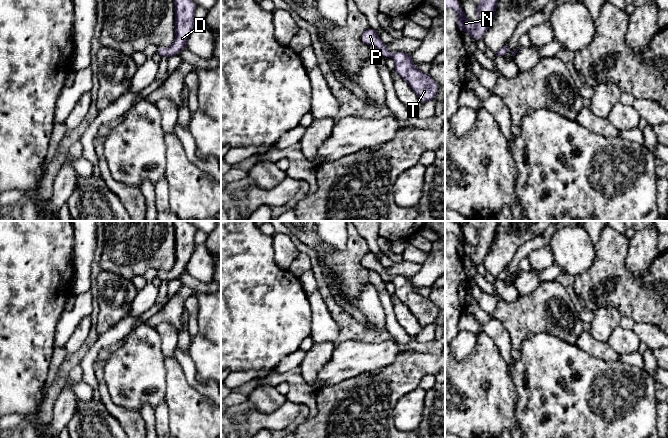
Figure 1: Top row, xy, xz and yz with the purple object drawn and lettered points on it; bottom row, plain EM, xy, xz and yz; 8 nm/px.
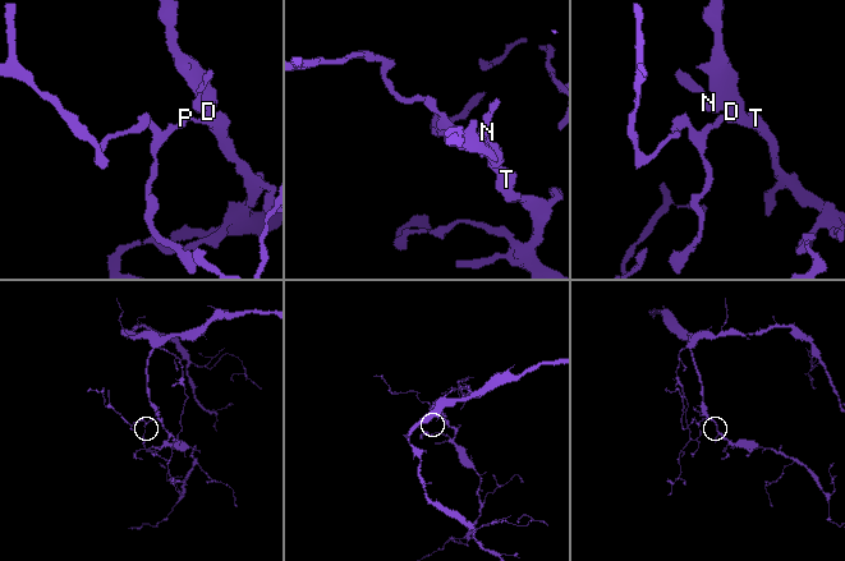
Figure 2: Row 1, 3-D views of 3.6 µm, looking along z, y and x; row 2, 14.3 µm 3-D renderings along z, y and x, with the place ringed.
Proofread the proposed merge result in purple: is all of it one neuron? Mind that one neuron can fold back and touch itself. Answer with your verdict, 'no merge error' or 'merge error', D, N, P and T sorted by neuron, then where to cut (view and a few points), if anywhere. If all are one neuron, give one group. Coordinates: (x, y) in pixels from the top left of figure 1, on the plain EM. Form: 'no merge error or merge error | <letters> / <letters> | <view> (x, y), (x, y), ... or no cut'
no merge error | D N P T | no cut

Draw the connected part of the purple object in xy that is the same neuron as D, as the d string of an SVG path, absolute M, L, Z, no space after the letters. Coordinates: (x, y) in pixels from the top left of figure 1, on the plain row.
M173 221L175 228L175 263L171 271L158 271L161 281L170 281L188 271L189 260L194 252L194 236L197 231L193 224L187 221Z

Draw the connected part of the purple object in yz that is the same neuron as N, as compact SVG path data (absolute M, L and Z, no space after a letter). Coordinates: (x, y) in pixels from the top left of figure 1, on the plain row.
M445 221L445 232L452 232L456 235L460 255L465 255L475 264L481 264L493 245L498 223L499 221L482 221L481 226L476 228L478 243L475 247L465 240L460 226L455 221Z

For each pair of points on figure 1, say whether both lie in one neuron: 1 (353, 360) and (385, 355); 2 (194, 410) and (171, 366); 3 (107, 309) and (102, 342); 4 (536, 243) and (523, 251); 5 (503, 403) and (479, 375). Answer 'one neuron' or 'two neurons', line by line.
1: one neuron
2: one neuron
3: two neurons
4: one neuron
5: one neuron

